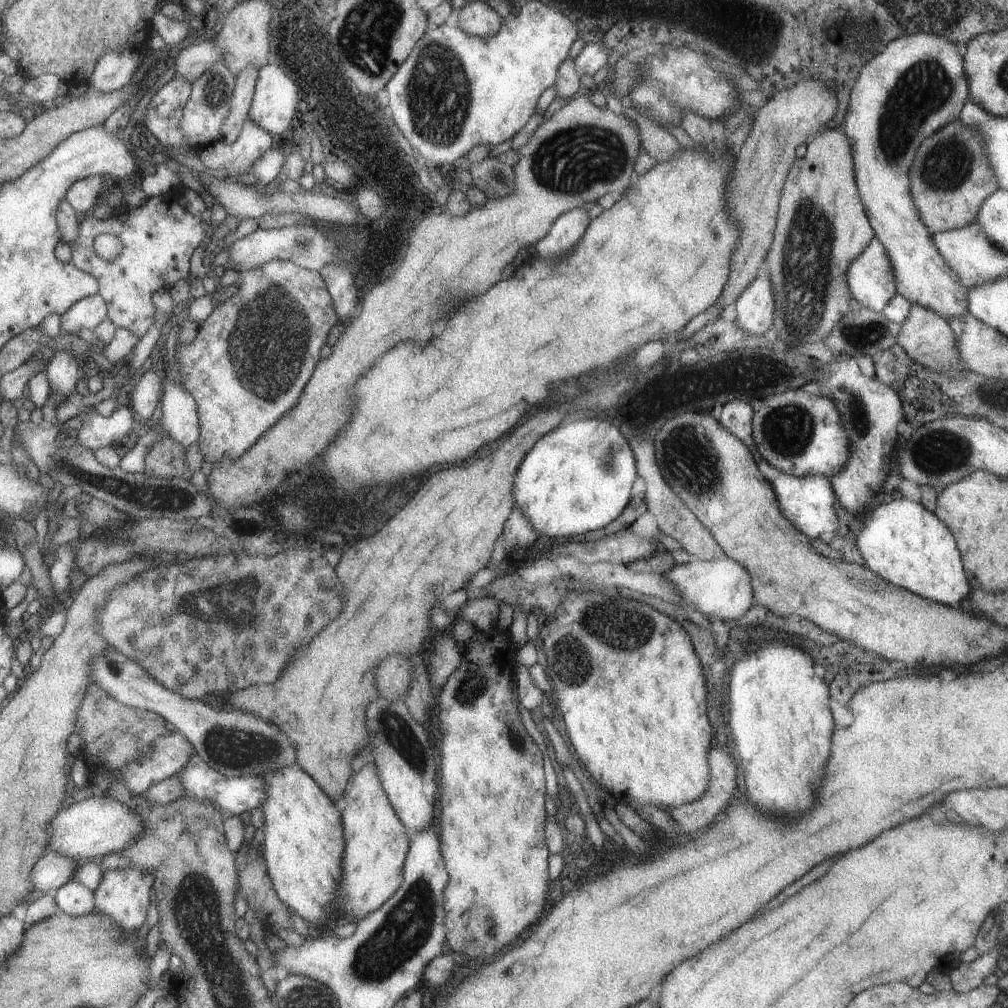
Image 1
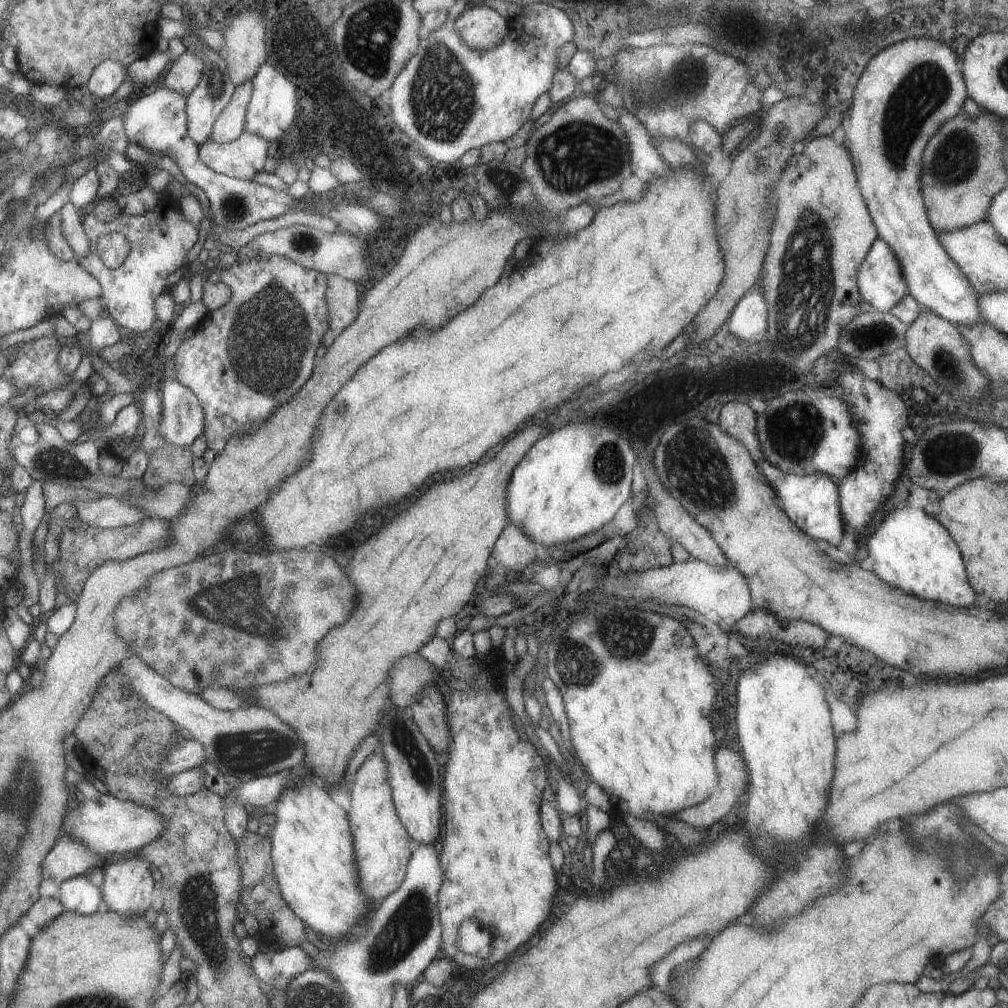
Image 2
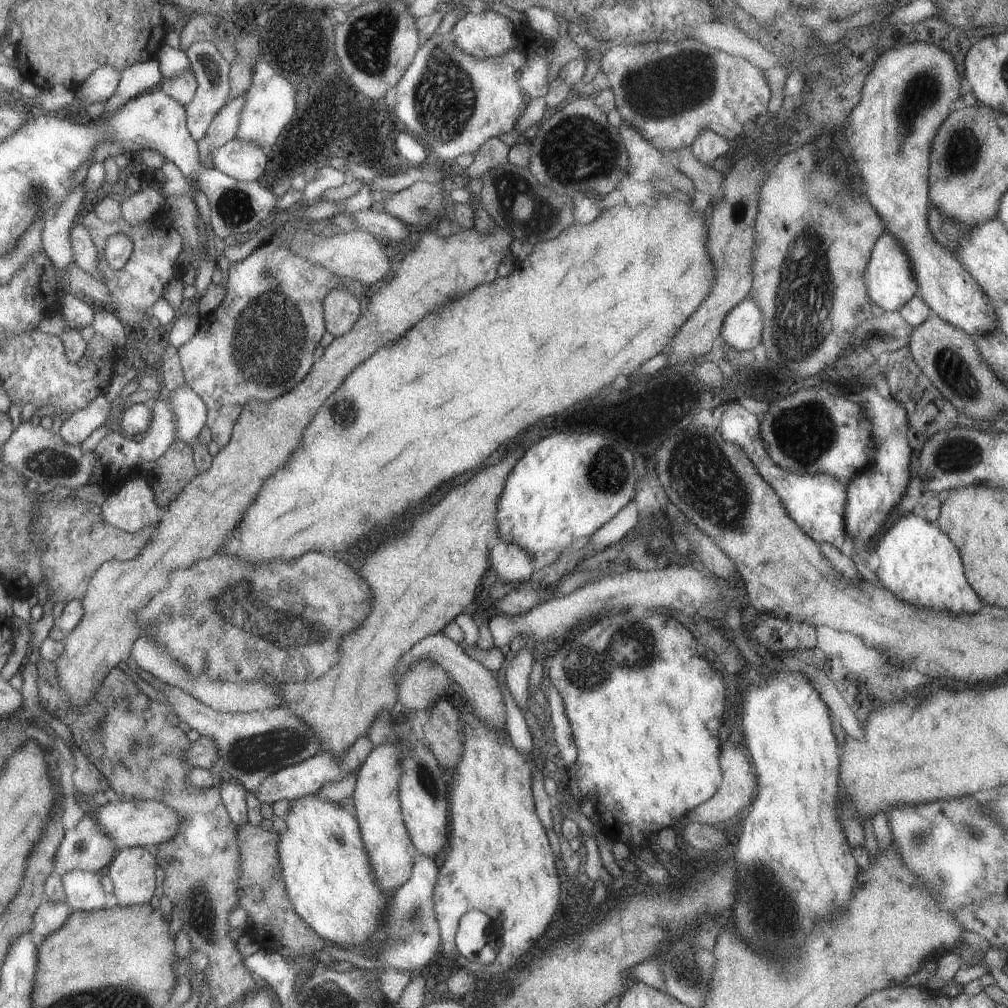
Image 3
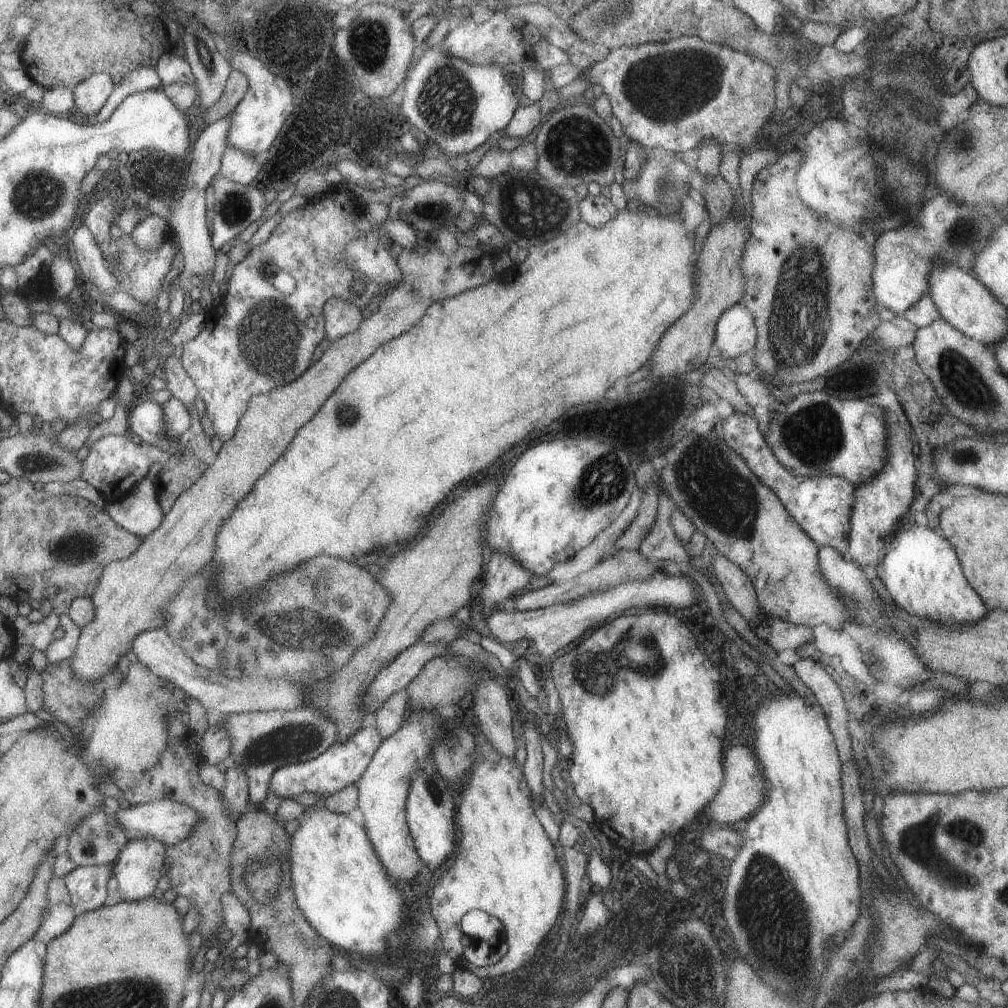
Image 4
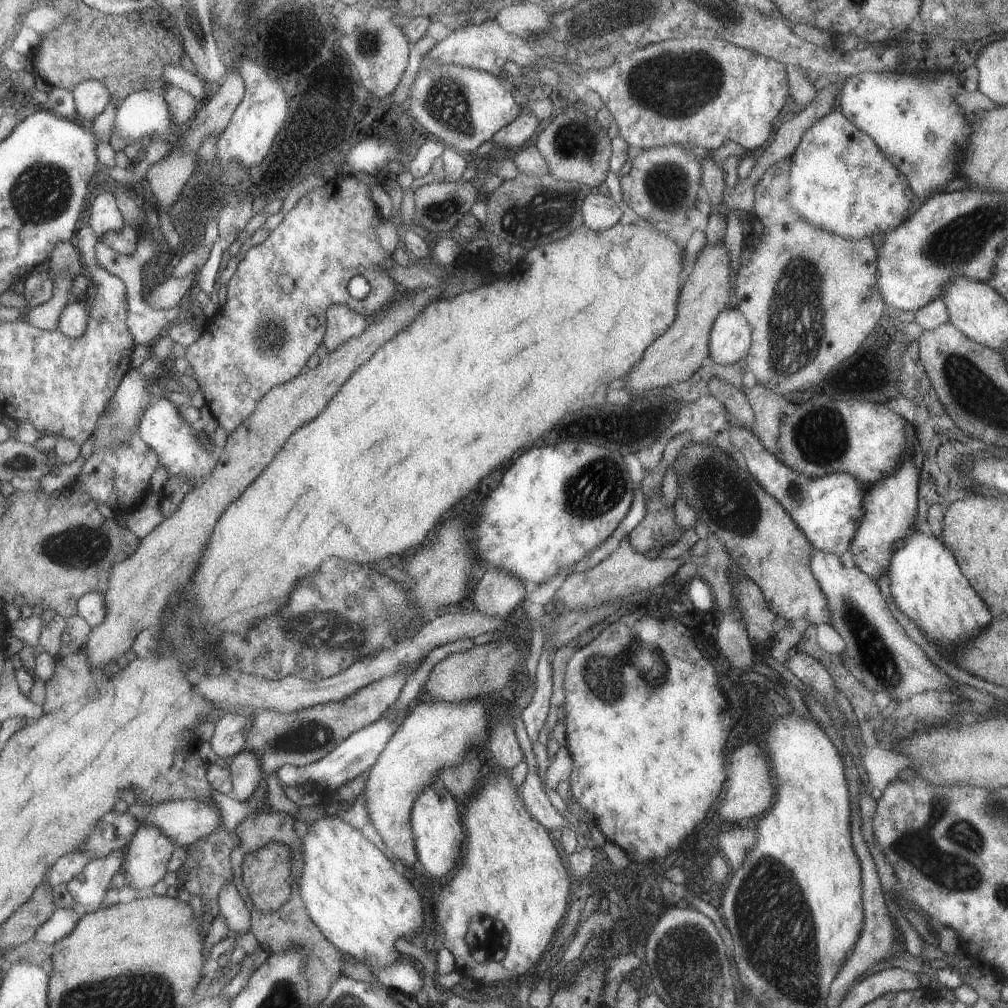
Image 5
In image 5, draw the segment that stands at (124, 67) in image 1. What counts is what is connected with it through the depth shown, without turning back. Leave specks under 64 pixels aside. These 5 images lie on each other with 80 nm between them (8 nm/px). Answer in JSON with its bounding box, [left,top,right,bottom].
[72,80,110,121]

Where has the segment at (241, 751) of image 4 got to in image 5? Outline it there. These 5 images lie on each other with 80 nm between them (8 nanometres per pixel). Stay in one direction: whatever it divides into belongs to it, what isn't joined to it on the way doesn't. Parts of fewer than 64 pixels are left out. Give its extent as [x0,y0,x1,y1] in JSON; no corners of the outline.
[244,664,419,810]

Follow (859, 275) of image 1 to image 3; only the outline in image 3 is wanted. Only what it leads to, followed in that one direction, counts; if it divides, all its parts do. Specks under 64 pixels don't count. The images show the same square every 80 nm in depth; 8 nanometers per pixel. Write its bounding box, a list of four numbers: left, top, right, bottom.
[864,230,917,311]

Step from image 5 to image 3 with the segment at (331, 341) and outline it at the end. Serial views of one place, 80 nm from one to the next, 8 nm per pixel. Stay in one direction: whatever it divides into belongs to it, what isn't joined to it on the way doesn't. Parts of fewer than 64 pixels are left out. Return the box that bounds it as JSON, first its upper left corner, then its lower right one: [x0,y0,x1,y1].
[322,289,363,336]

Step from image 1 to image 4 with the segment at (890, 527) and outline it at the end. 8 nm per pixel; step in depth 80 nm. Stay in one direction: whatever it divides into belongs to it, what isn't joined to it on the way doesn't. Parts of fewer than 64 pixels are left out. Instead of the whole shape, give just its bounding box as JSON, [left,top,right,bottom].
[878,524,988,626]

